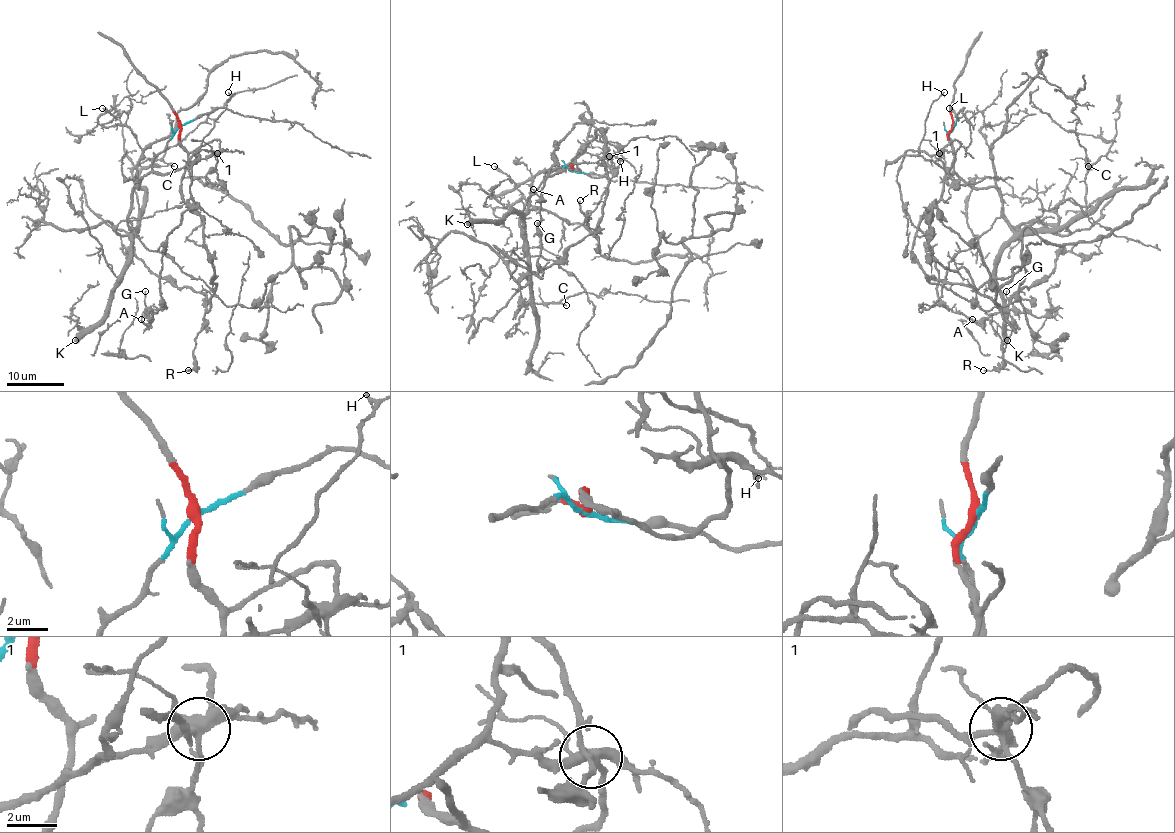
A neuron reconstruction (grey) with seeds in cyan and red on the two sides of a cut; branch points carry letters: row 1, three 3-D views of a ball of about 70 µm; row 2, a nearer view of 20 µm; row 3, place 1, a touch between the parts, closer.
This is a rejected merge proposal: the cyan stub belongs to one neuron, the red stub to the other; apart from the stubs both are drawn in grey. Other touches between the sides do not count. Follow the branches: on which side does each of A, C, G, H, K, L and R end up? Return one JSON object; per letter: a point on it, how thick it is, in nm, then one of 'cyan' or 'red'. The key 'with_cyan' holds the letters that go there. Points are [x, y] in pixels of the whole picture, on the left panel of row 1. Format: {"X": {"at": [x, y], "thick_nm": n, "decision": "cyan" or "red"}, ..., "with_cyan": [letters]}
{"A": {"at": [141, 319], "thick_nm": 170, "decision": "red"}, "C": {"at": [174, 166], "thick_nm": 140, "decision": "cyan"}, "G": {"at": [145, 291], "thick_nm": 130, "decision": "red"}, "H": {"at": [228, 92], "thick_nm": 170, "decision": "cyan"}, "K": {"at": [75, 340], "thick_nm": 600, "decision": "cyan"}, "L": {"at": [102, 108], "thick_nm": 300, "decision": "cyan"}, "R": {"at": [188, 370], "thick_nm": 130, "decision": "red"}, "with_cyan": ["C", "H", "K", "L"]}

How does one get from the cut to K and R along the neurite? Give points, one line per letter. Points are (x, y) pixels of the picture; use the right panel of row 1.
K: (954, 126), (949, 136), (954, 171), (973, 187), (998, 191), (1013, 233), (996, 269), (1008, 341)
R: (954, 125), (951, 168), (920, 221), (911, 259), (1009, 315), (1002, 364), (983, 371)

